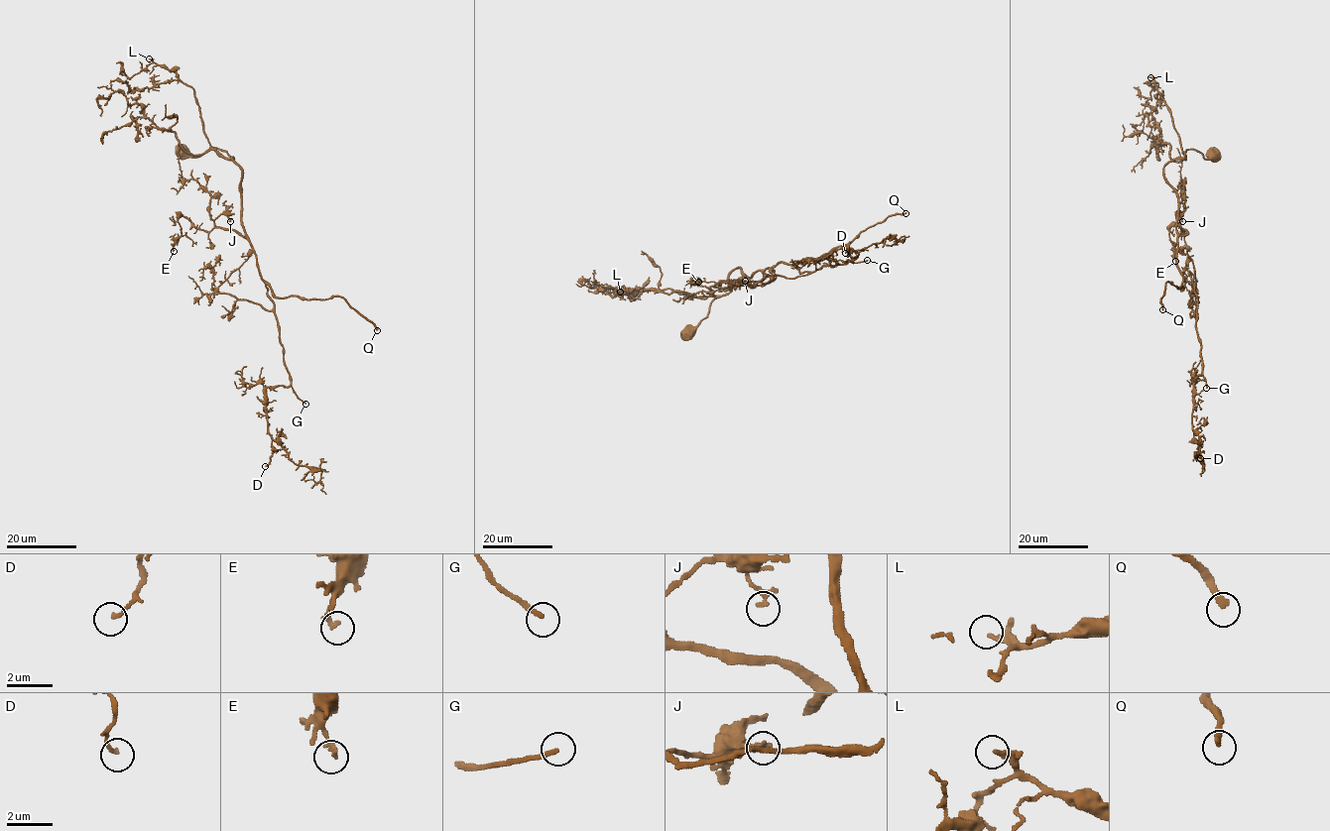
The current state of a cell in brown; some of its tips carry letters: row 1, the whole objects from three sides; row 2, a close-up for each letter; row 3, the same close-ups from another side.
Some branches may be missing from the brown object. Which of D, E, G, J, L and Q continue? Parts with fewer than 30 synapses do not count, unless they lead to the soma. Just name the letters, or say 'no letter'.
G, L, Q

